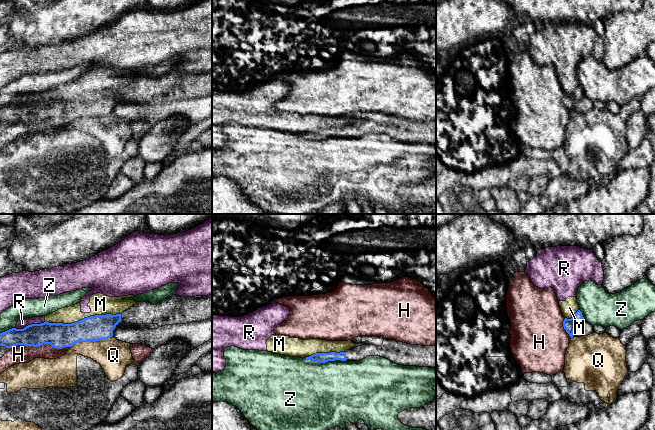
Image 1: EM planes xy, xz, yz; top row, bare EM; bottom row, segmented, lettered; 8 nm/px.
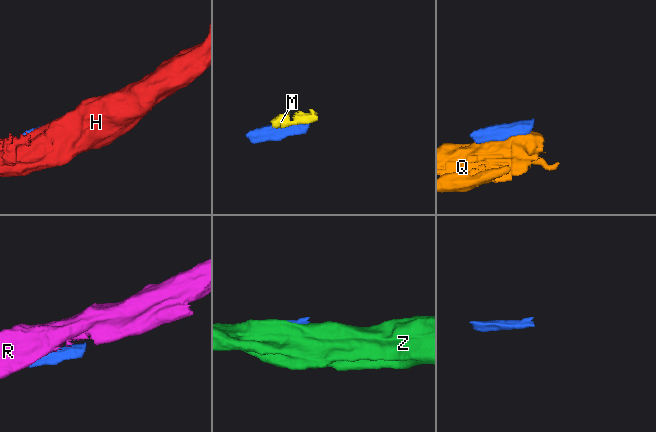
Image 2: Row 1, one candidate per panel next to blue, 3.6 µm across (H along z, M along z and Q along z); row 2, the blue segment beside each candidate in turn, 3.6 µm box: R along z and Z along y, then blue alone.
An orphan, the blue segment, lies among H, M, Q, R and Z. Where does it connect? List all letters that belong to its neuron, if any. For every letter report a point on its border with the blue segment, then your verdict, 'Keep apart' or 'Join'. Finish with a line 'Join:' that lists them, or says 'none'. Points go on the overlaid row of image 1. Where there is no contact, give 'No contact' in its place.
H: Touches blue at xy (38, 345). Keep apart
M: Touches blue at xy (82, 319). Keep apart
Q: Touches blue at xy (91, 340). Keep apart
R: Touches blue at xy (31, 324). Keep apart
Z: Touches blue at xz (325, 361). Keep apart
Join: none

